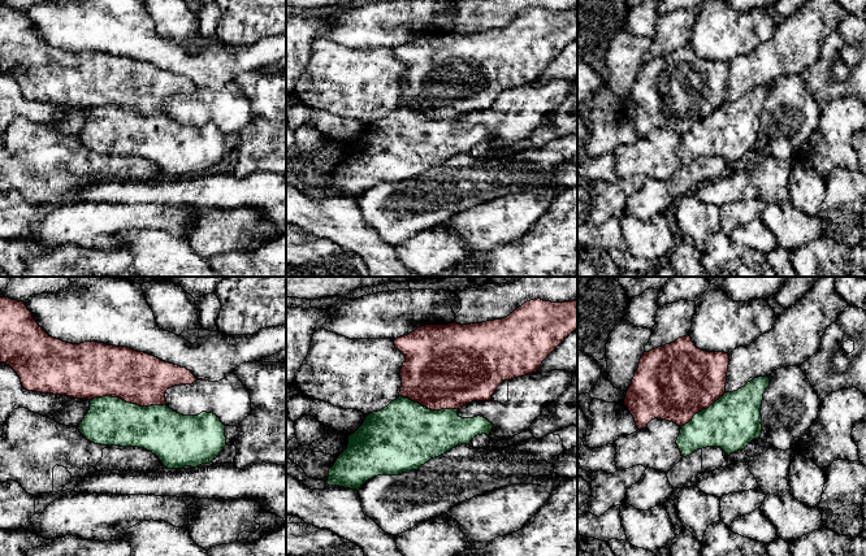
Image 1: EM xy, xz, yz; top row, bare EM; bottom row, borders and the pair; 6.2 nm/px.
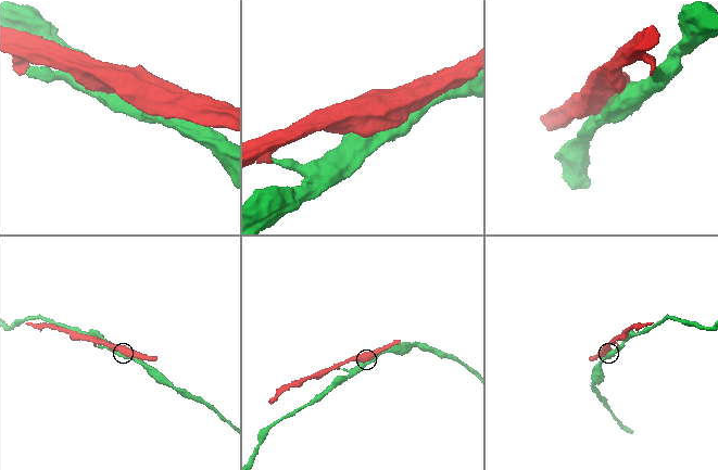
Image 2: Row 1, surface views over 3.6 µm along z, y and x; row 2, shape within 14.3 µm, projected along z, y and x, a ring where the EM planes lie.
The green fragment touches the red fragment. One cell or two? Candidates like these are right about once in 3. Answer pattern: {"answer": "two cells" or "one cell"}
{"answer": "two cells"}

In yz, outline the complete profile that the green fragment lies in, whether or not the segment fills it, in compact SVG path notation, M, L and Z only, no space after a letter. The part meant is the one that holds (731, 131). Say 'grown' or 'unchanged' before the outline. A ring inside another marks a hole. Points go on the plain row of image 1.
unchanged; M768 86L754 87L696 122L681 135L676 149L681 165L687 166L706 156L720 156L729 165L761 147L761 113L768 95Z

